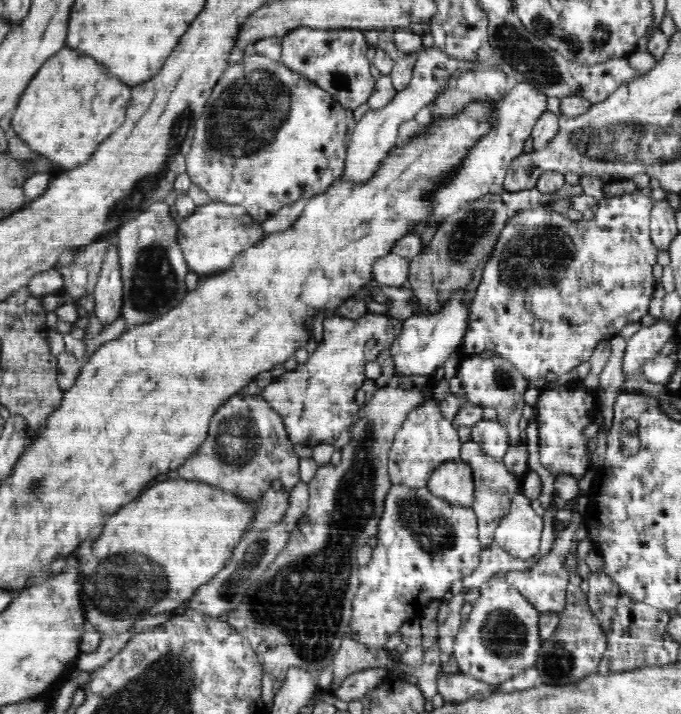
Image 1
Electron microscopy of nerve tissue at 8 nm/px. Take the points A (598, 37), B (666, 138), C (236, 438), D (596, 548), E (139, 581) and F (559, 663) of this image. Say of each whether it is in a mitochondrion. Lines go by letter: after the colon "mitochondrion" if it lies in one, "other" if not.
A: mitochondrion
B: mitochondrion
C: mitochondrion
D: other
E: mitochondrion
F: mitochondrion

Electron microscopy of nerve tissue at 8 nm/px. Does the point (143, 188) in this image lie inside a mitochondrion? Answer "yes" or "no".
yes

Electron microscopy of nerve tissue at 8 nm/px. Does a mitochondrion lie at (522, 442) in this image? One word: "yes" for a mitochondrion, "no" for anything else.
no

